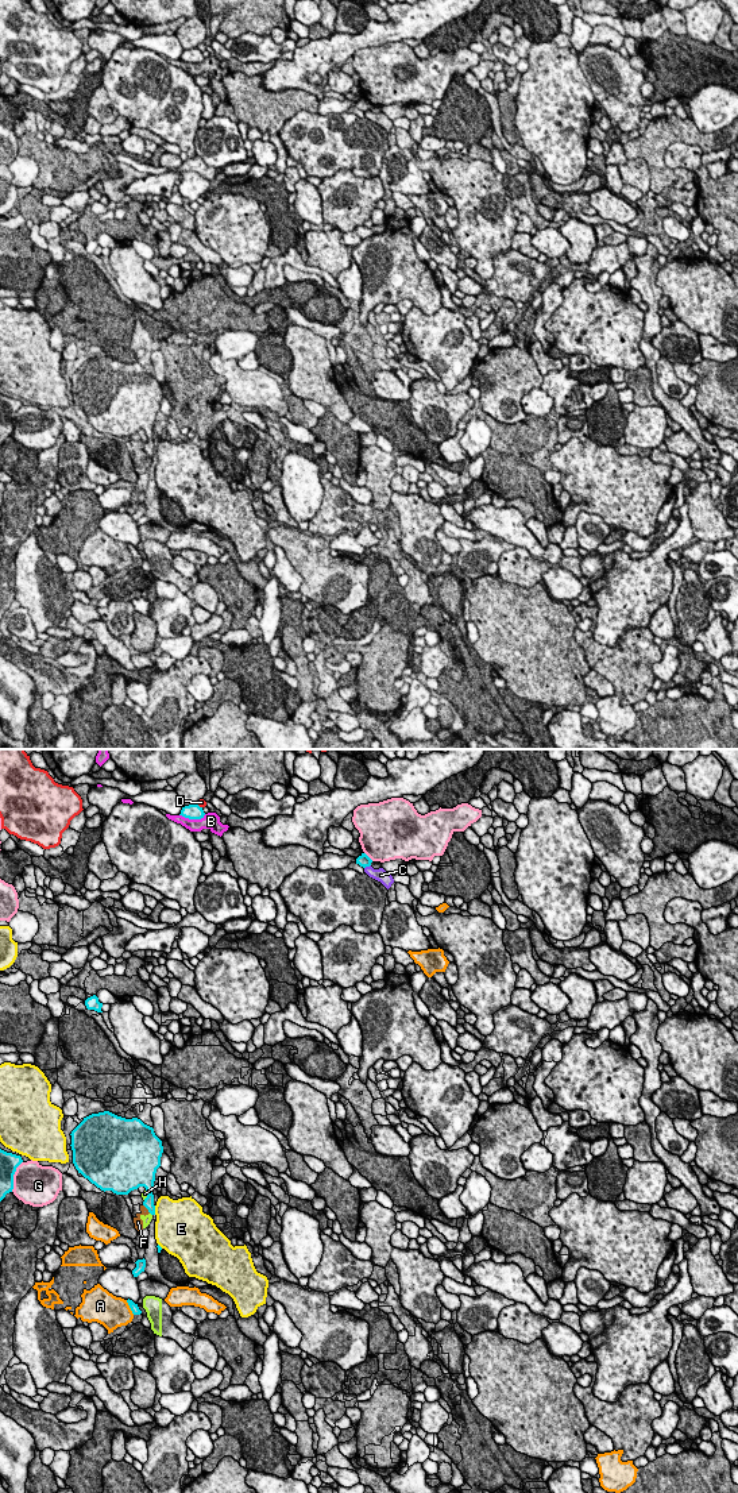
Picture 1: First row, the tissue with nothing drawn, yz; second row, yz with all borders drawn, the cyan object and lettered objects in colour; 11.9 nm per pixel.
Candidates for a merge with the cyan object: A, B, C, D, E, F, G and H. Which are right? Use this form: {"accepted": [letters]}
{"accepted": []}

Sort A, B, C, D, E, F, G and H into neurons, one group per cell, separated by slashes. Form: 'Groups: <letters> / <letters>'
Groups: A / B / C / D / E / F H / G

